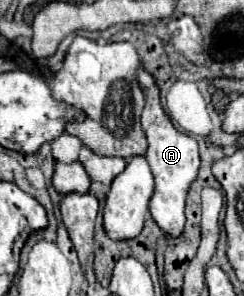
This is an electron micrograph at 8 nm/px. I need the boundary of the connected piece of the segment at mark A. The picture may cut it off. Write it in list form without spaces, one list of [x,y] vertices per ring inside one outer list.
[[[143,68],[139,72],[139,88],[143,90],[143,94],[147,98],[145,110],[141,116],[141,126],[143,126],[147,140],[149,140],[149,148],[145,152],[145,158],[153,170],[153,178],[155,178],[155,192],[149,200],[149,212],[153,216],[153,220],[157,222],[157,226],[165,234],[179,236],[183,232],[183,224],[185,224],[185,196],[187,196],[189,184],[197,178],[199,146],[191,136],[179,132],[171,124],[169,116],[161,108],[159,88],[157,88],[153,76],[149,72],[145,72]]]

